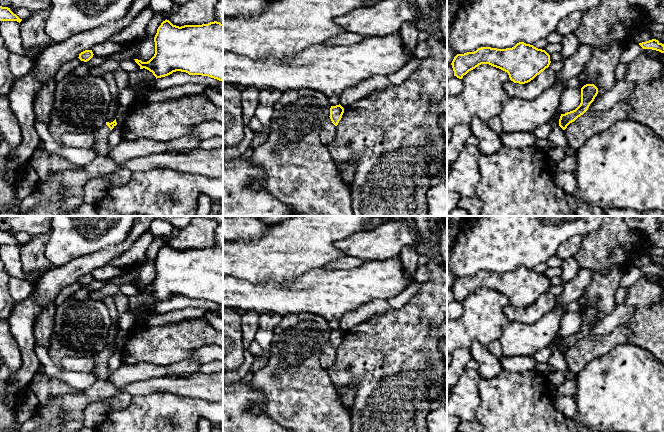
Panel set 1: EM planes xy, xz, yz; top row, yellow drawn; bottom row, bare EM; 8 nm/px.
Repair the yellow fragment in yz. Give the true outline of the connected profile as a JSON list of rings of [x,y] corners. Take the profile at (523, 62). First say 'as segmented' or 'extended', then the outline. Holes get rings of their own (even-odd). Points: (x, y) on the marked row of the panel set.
as segmented | [[[524,42],[512,48],[481,47],[474,52],[457,54],[451,65],[454,76],[462,79],[481,64],[489,64],[508,73],[514,83],[525,84],[549,67],[550,55],[542,49]]]

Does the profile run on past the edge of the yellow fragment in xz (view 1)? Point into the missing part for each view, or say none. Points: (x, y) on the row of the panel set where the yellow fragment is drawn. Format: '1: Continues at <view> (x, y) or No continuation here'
1: No continuation here

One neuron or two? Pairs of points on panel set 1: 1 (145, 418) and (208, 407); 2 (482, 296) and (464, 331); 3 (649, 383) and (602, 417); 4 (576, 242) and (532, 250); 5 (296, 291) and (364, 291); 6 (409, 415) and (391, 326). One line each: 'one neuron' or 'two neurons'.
1: one neuron
2: one neuron
3: one neuron
4: two neurons
5: one neuron
6: one neuron

